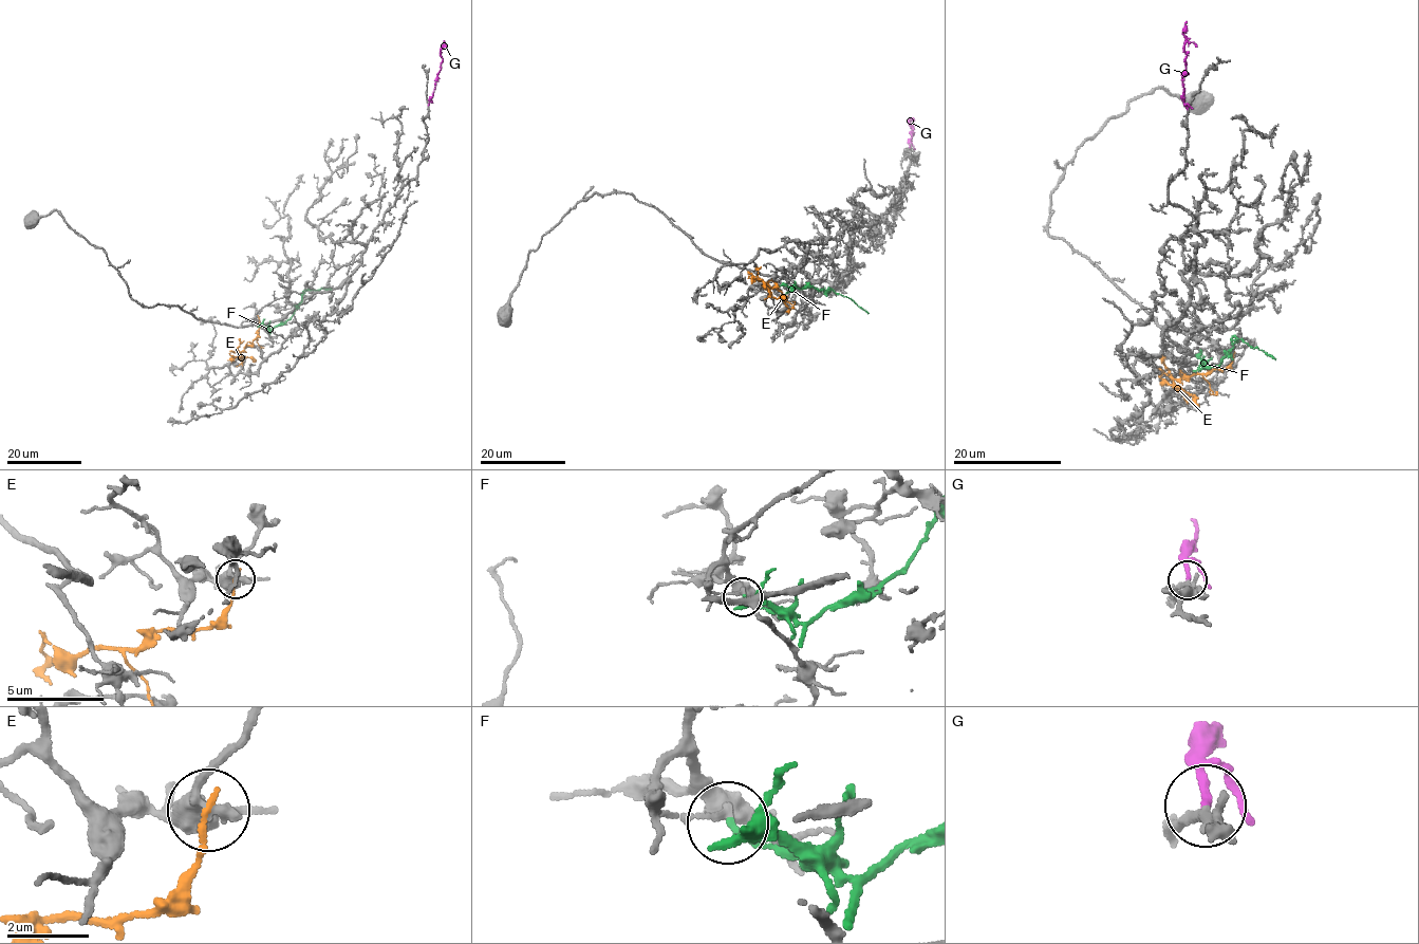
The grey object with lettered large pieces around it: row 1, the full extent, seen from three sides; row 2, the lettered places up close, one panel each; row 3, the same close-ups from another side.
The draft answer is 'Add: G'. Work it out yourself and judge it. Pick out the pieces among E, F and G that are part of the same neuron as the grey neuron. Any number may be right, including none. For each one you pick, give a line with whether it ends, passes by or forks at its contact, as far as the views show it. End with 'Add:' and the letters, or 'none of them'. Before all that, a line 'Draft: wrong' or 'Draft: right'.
Draft: right
G: it ends
Add: G

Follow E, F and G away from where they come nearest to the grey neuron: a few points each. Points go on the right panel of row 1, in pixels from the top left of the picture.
E: (1233, 354), (1228, 366), (1174, 381), (1196, 398), (1197, 407)
F: (1211, 357), (1203, 368), (1219, 364), (1236, 338), (1275, 358)
G: (1188, 108), (1182, 85), (1187, 21)

